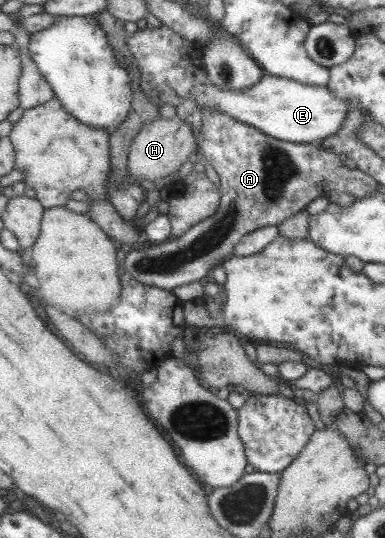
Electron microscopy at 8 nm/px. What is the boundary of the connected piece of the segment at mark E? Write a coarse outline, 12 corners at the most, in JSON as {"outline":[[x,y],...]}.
{"outline":[[166,25],[125,43],[156,107],[194,100],[271,138],[319,143],[348,103],[324,86],[262,75],[213,85]]}

